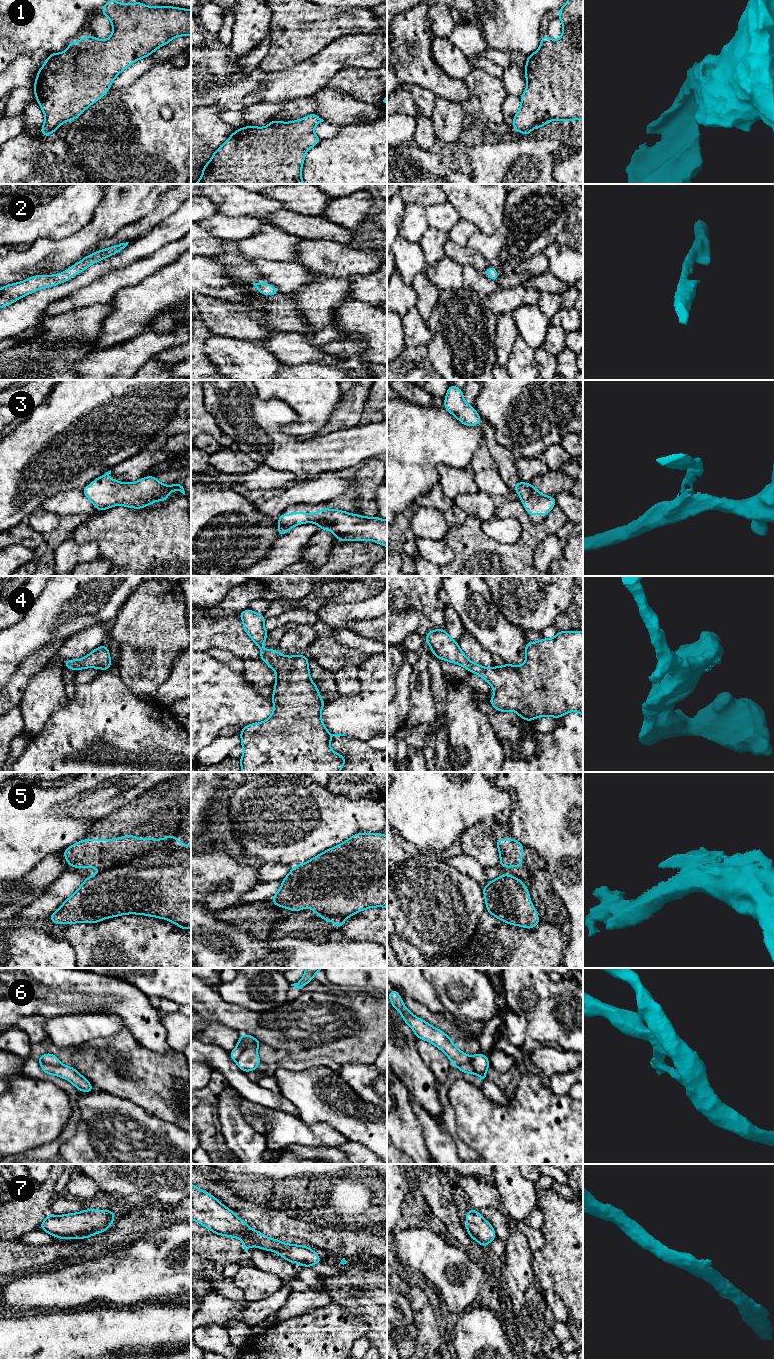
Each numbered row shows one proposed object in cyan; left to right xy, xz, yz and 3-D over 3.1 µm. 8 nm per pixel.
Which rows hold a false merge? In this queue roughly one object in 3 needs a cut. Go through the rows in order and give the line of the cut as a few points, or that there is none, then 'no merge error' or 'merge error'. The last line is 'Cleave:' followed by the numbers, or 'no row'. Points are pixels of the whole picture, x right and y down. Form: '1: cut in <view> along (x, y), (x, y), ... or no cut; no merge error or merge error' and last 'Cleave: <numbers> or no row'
1: no cut; no merge error
2: no cut; no merge error
3: no cut; no merge error
4: no cut; no merge error
5: no cut; no merge error
6: cut in xz along (256, 1047), (245, 1044), (243, 1051), (235, 1061); merge error
7: no cut; no merge error
Cleave: 6

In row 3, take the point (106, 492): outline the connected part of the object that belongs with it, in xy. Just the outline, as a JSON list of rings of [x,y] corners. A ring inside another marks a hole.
[[[111,470],[82,488],[86,498],[99,511],[118,505],[141,509],[156,501],[166,501],[170,491],[180,491],[185,495],[182,483],[167,486],[152,476],[125,483],[109,478],[109,474]]]

